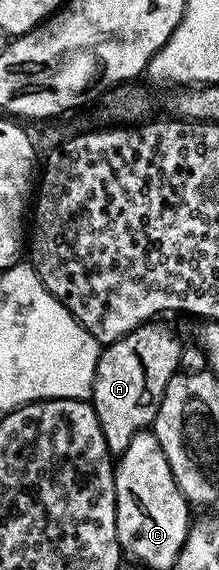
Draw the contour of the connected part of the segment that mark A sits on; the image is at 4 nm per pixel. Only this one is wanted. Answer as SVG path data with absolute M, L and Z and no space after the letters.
M151 324L139 325L123 338L108 344L99 354L89 400L101 423L107 450L113 455L123 453L133 440L133 435L154 426L165 387L169 387L169 379L180 372L179 360L183 354L184 342L179 342L179 337L173 330Z

